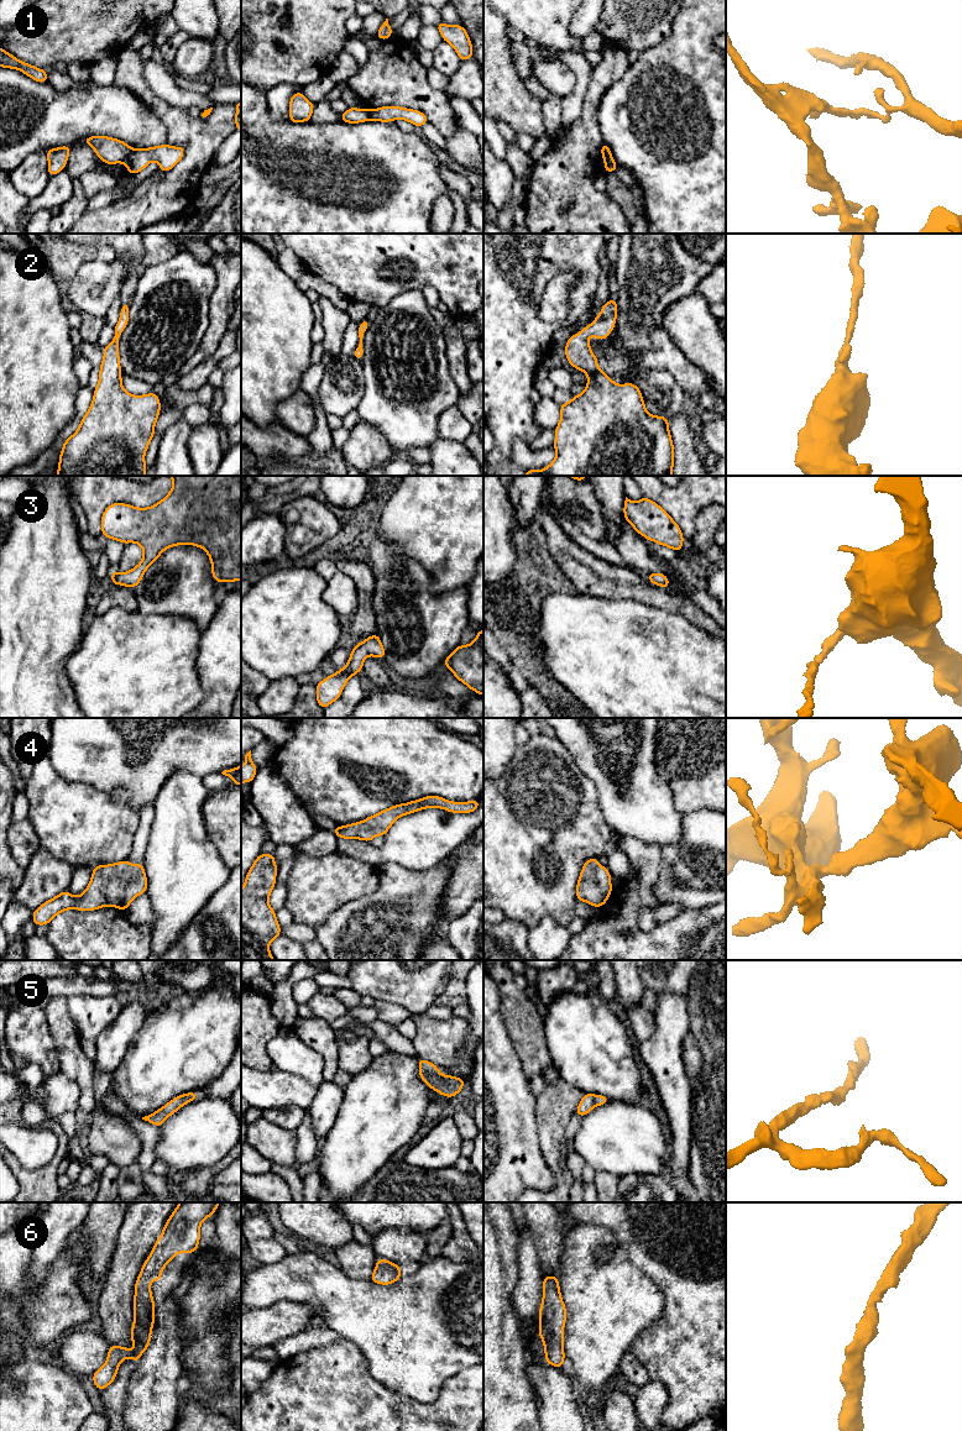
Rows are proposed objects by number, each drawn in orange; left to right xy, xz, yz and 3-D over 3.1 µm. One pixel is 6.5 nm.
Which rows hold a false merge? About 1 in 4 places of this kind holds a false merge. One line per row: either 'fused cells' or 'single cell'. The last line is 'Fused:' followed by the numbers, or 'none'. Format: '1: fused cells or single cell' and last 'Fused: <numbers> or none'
1: fused cells
2: single cell
3: single cell
4: single cell
5: single cell
6: single cell
Fused: 1

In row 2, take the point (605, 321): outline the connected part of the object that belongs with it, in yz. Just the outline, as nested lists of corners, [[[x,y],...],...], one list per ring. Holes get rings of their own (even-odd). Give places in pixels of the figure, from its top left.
[[[610,298],[589,326],[569,337],[565,356],[571,367],[582,371],[589,381],[581,394],[560,404],[554,461],[547,468],[527,470],[526,476],[673,476],[674,445],[669,419],[647,413],[638,386],[616,384],[603,373],[587,341],[590,336],[605,340],[612,332],[618,314],[616,303],[617,299]]]

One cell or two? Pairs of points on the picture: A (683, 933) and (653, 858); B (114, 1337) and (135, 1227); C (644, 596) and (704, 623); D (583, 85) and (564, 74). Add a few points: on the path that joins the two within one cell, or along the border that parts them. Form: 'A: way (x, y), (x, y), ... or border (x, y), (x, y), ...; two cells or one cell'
A: way (653, 937), (632, 927), (637, 887); one cell
B: way (116, 1310), (118, 1285), (129, 1254); one cell
C: way (659, 597), (683, 606), (689, 611); one cell
D: border (557, 59), (575, 77), (574, 89), (563, 99); two cells

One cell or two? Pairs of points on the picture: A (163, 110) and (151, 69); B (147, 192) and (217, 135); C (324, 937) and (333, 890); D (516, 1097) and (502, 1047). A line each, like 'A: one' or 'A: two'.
A: two
B: one
C: two
D: one

